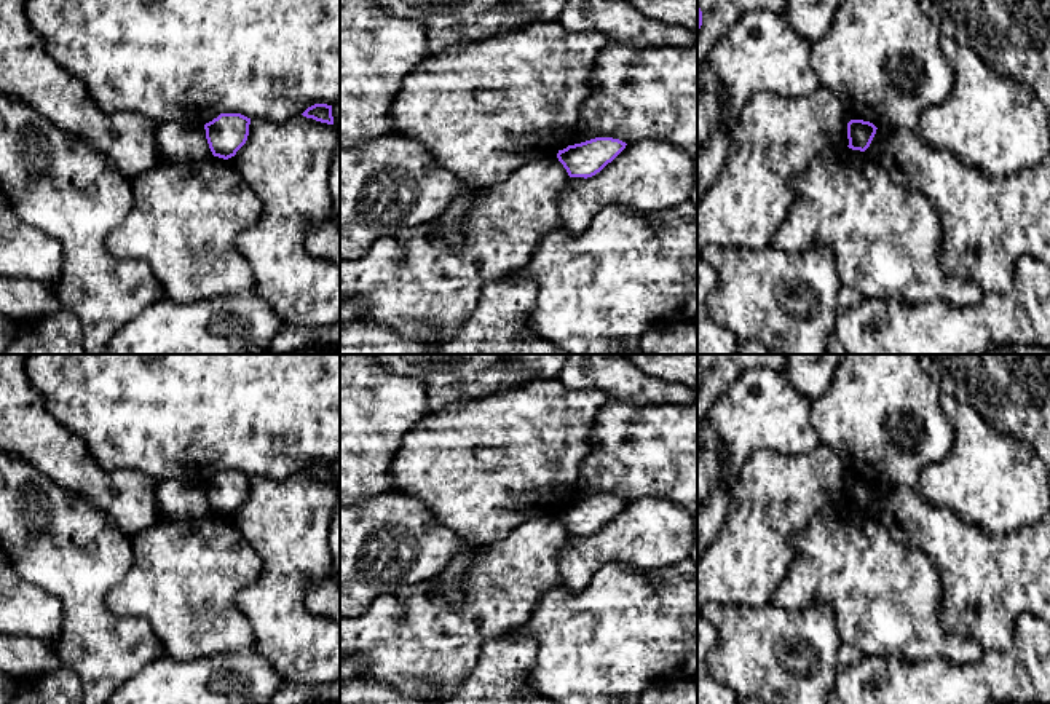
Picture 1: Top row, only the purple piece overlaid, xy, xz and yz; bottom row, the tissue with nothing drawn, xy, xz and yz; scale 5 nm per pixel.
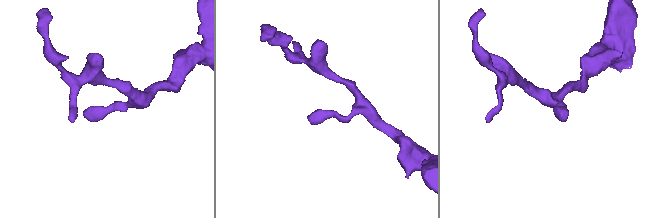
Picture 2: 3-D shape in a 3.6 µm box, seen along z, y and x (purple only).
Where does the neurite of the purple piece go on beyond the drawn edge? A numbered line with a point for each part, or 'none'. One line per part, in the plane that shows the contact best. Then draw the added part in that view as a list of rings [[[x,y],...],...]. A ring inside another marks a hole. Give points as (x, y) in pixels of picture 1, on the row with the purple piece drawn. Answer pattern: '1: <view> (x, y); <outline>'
none

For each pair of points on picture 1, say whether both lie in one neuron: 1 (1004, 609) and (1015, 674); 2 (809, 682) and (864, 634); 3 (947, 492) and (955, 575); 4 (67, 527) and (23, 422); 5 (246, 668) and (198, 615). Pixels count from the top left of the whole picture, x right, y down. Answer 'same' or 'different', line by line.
1: different
2: different
3: different
4: different
5: different

